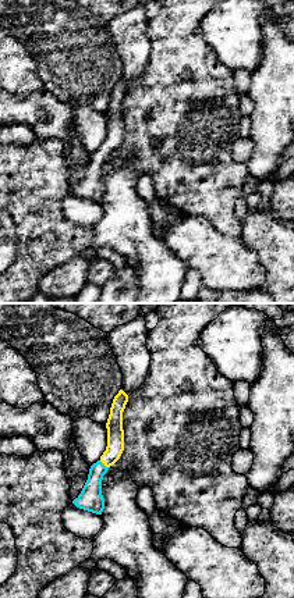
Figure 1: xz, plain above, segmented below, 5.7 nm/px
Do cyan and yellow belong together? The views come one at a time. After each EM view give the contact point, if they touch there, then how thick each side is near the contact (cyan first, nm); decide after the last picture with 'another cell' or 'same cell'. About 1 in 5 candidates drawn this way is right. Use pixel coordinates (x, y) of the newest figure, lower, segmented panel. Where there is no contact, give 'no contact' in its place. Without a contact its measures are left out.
(102, 463) | 140/100 nm

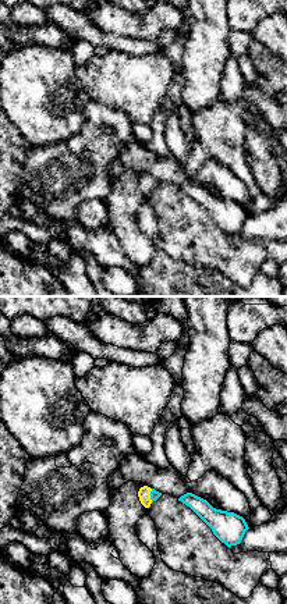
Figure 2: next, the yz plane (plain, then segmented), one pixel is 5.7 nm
(151, 496) | 50/70 nm

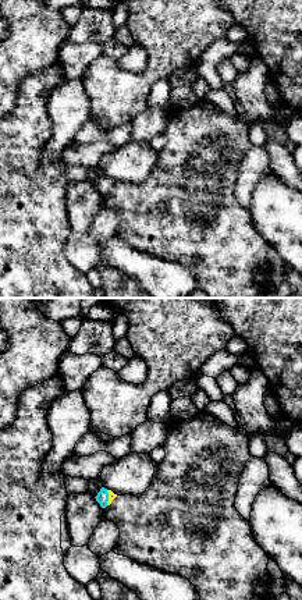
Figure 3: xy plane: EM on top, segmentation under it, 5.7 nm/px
(107, 497) | 70/50 nm

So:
same cell

